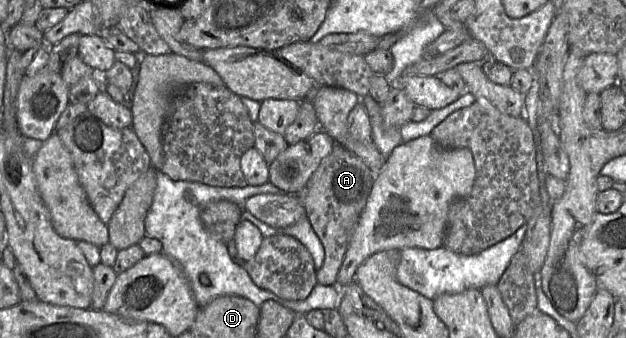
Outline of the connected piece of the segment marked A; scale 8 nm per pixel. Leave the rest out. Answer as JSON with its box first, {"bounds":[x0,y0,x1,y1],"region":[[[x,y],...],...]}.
{"bounds":[298,144,376,285],"region":[[[335,144],[298,194],[311,226],[324,247],[324,261],[316,276],[319,284],[336,285],[351,236],[366,206],[375,179],[376,175],[360,157],[342,145]]]}

